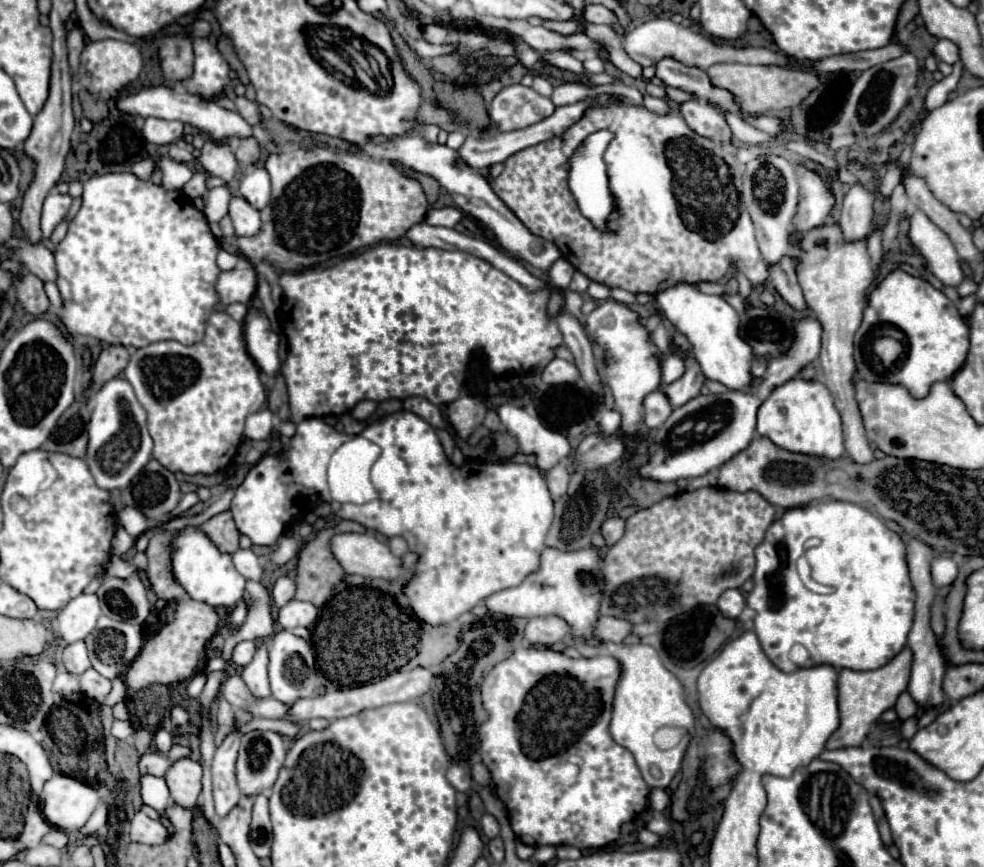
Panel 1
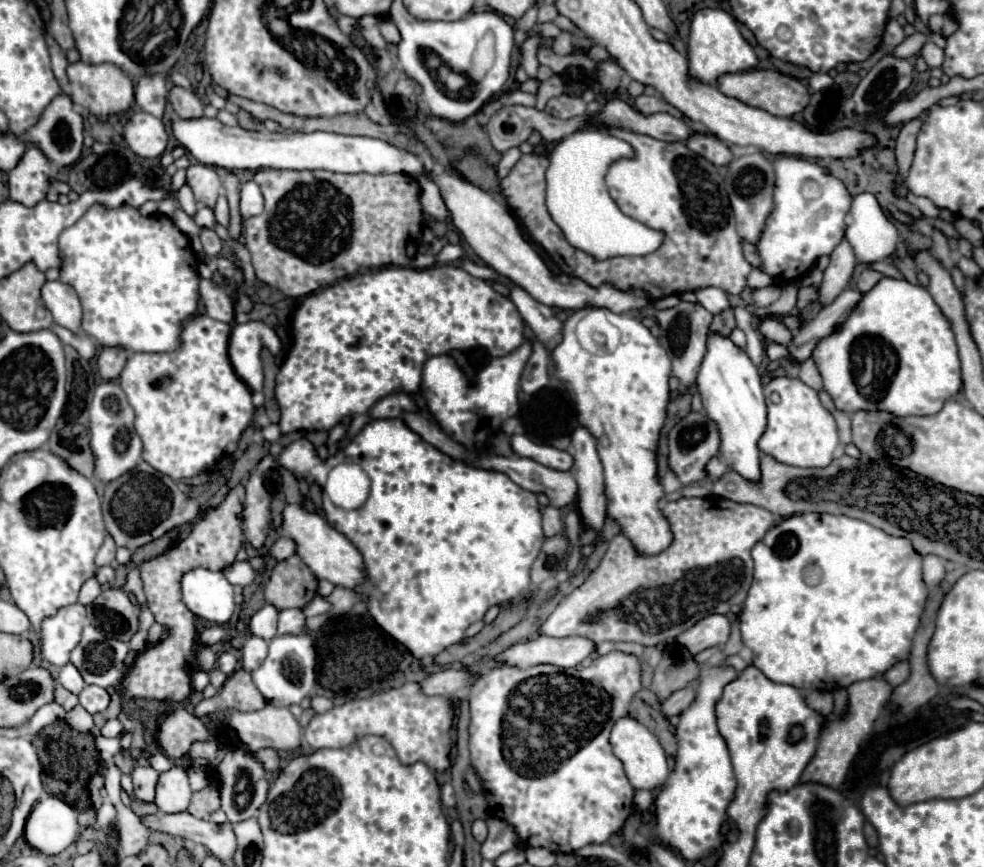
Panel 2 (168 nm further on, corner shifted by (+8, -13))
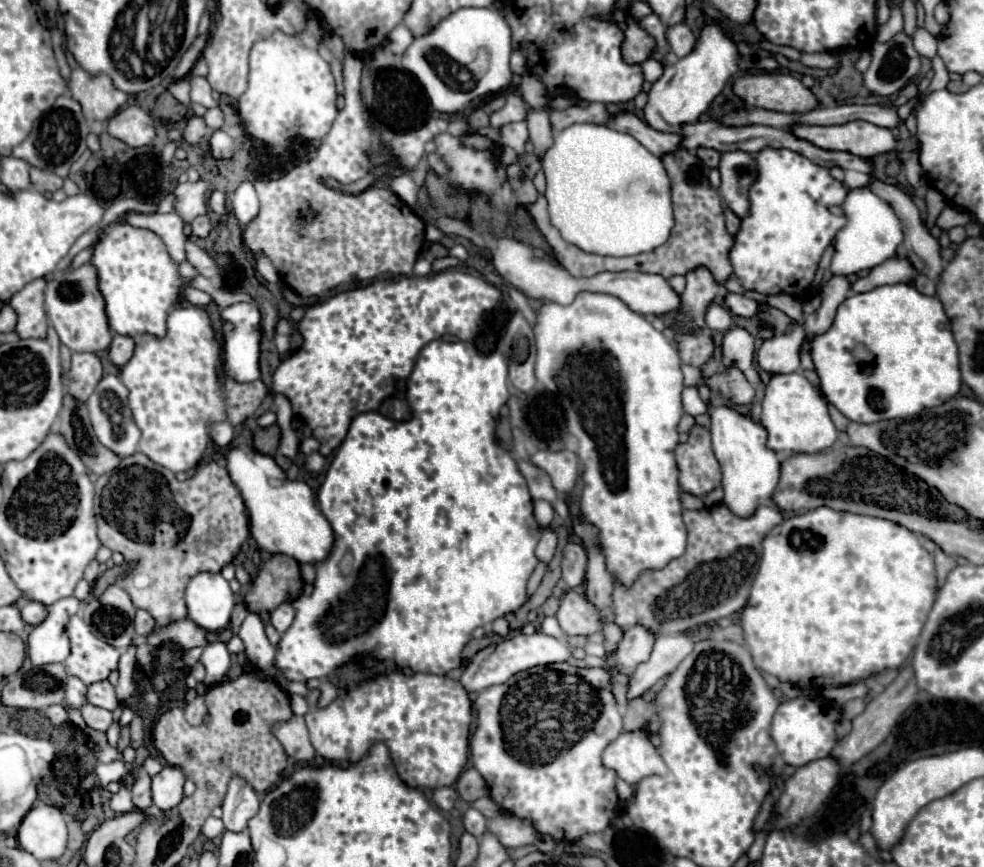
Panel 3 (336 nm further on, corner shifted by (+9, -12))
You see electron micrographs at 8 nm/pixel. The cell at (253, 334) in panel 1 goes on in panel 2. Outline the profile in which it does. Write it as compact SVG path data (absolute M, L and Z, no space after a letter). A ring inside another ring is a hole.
M253 320L233 326L229 340L229 358L237 376L251 390L263 388L263 344L281 344L273 328Z

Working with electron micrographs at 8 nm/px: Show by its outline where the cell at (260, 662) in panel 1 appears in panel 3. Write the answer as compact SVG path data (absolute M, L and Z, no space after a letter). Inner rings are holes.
M248 613L246 619L242 621L240 629L238 629L238 637L244 641L246 645L246 655L248 661L260 669L270 669L274 665L274 657L276 657L276 649L270 645L266 631L264 631L266 623L262 621L260 615L256 613Z

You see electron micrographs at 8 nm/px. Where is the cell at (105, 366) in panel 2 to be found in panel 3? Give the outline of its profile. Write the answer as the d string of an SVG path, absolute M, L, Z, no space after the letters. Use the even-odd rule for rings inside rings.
M114 335L112 345L110 345L110 361L114 365L124 365L132 355L134 355L134 339L128 335Z

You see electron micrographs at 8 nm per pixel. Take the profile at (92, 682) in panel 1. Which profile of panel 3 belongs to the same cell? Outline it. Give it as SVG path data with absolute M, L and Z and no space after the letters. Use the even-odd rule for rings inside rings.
M108 679L90 685L90 687L88 687L88 701L90 701L92 705L104 707L104 709L108 709L108 711L114 711L116 705L118 705L116 693L114 693L114 685L112 685Z

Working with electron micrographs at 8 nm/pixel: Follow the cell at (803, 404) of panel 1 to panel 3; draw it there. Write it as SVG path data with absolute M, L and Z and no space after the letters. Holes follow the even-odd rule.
M800 373L774 375L770 379L762 401L762 427L768 431L768 447L776 453L818 453L830 449L838 437L826 401Z

